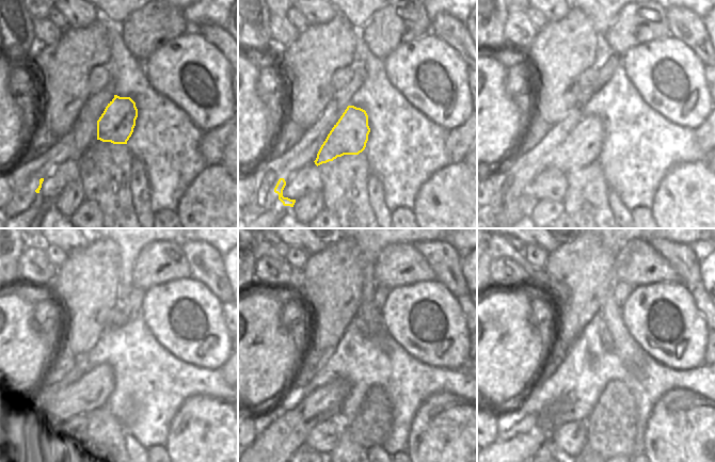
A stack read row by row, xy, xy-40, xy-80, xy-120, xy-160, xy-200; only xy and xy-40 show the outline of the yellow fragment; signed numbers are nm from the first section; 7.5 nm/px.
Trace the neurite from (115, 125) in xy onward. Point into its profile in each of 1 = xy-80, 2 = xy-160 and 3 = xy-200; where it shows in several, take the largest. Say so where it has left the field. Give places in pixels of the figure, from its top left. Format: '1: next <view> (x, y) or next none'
1: next xy-80 (583, 145)
2: next xy-160 (274, 445)
3: next xy-200 (517, 442)

